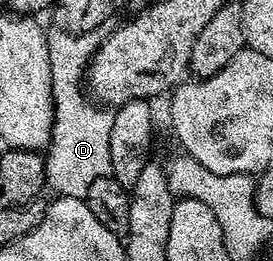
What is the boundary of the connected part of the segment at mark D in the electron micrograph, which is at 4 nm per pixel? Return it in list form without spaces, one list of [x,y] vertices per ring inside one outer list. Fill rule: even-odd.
[[[107,16],[100,21],[97,28],[84,34],[77,34],[66,28],[47,30],[51,91],[55,100],[51,144],[45,151],[47,186],[55,189],[54,193],[60,198],[86,199],[93,180],[101,180],[111,173],[112,115],[89,101],[85,93],[85,77],[97,48],[101,48],[101,44],[114,32],[116,25],[116,19]]]

